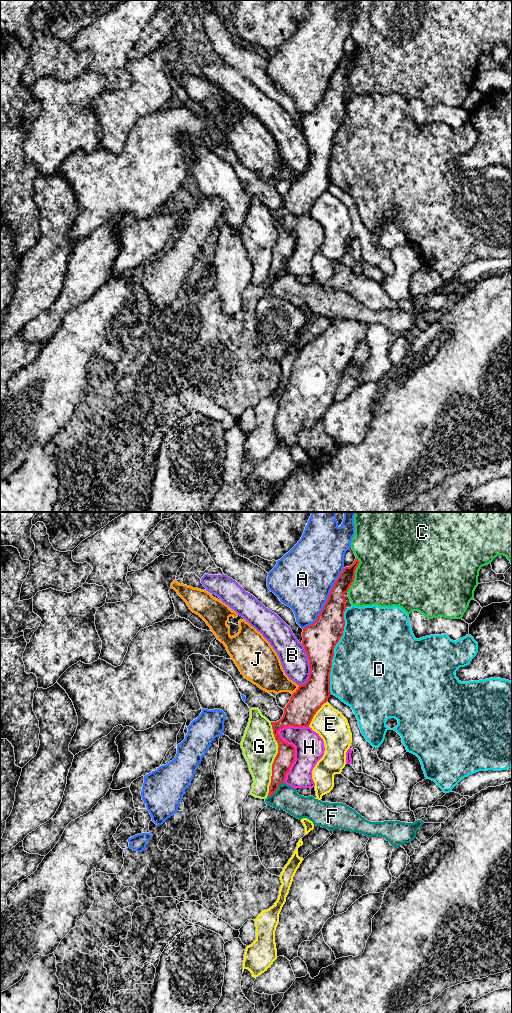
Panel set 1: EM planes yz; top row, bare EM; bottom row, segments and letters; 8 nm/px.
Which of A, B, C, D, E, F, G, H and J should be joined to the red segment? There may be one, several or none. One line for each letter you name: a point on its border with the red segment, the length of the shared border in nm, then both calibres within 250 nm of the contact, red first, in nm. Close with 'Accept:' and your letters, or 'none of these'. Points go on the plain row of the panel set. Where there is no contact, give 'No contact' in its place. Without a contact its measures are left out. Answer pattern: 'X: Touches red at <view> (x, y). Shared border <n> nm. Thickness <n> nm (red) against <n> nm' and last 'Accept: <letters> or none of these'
Accept: none of these

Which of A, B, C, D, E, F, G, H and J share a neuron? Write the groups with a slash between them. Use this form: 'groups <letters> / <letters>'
groups A / B / C / D / E / F / G / H / J

